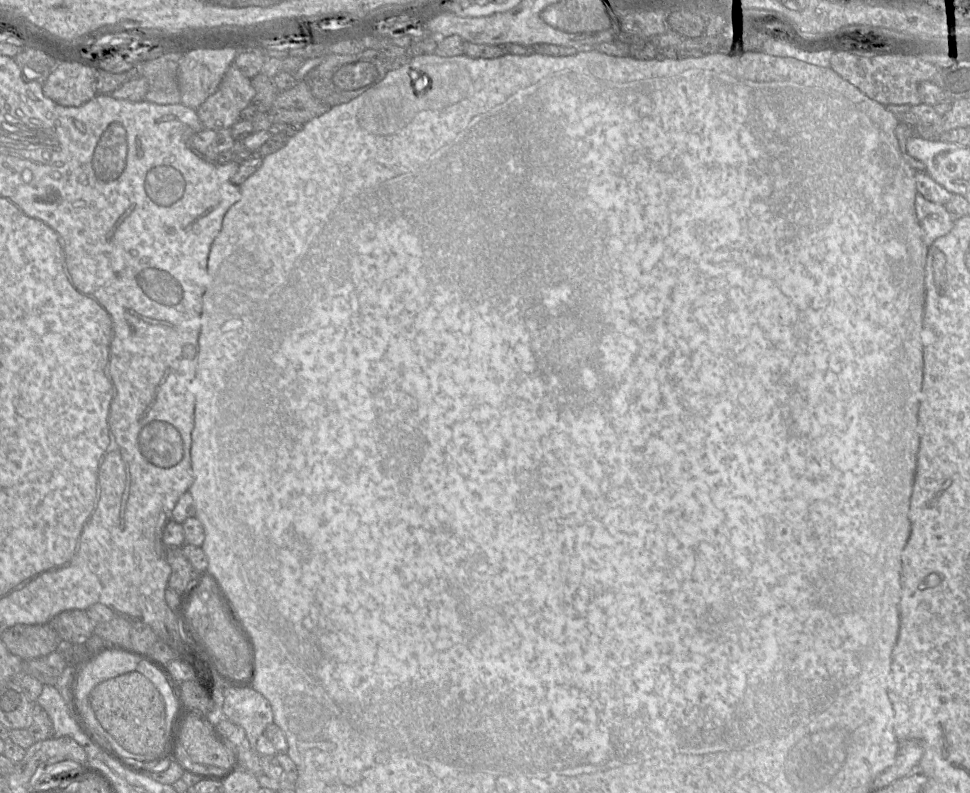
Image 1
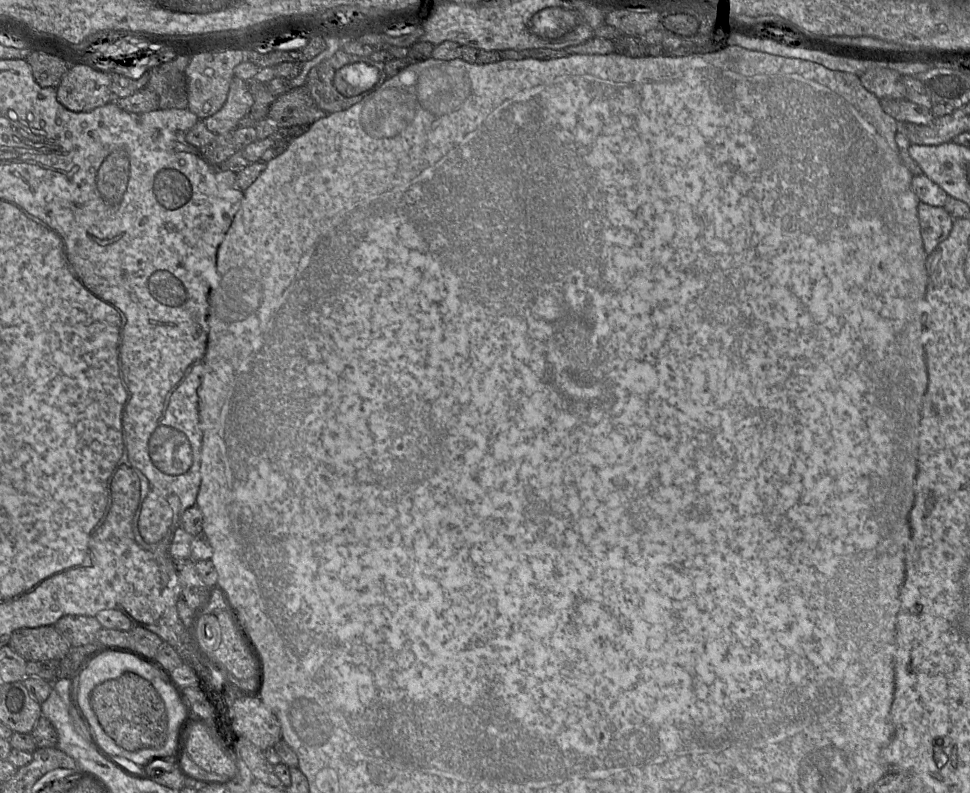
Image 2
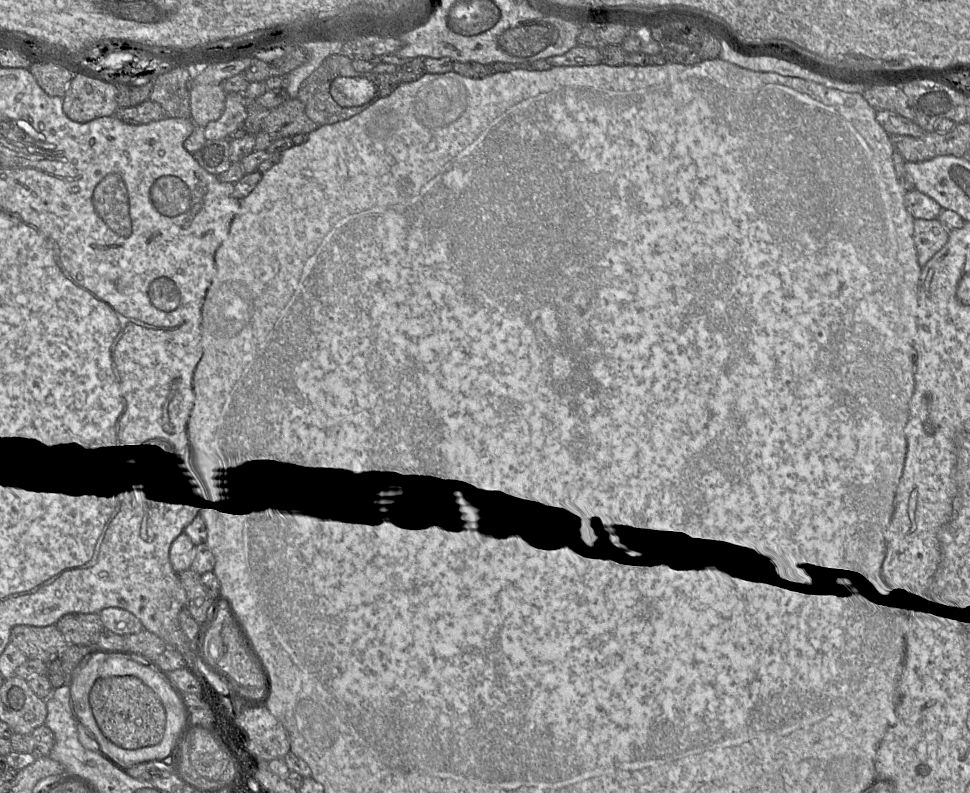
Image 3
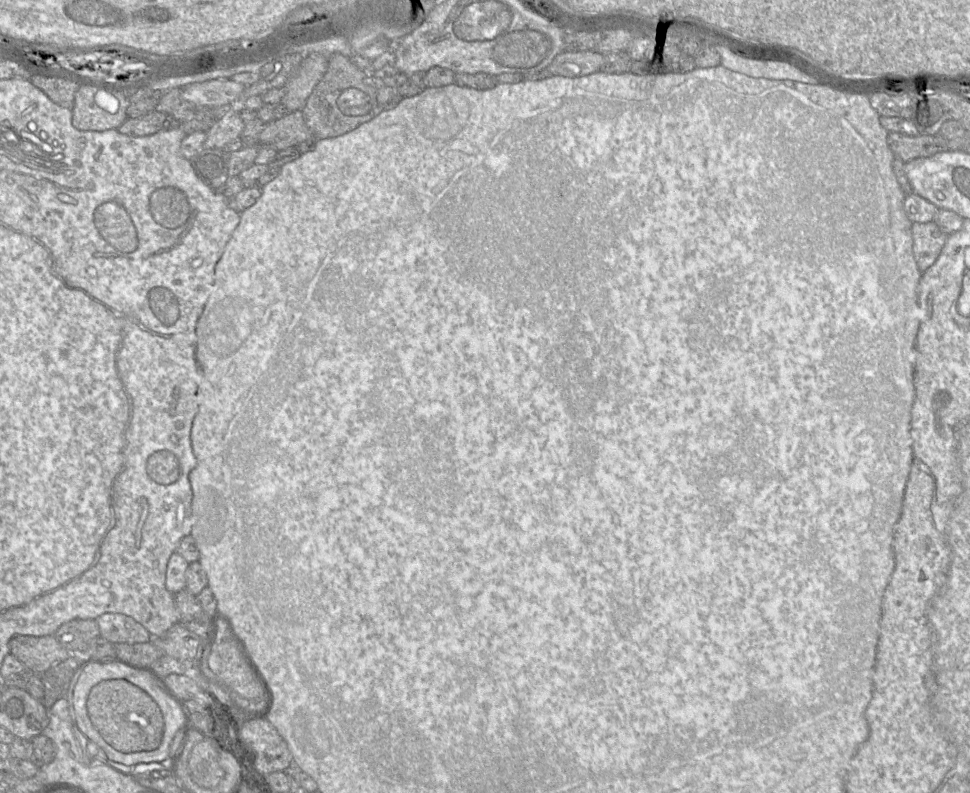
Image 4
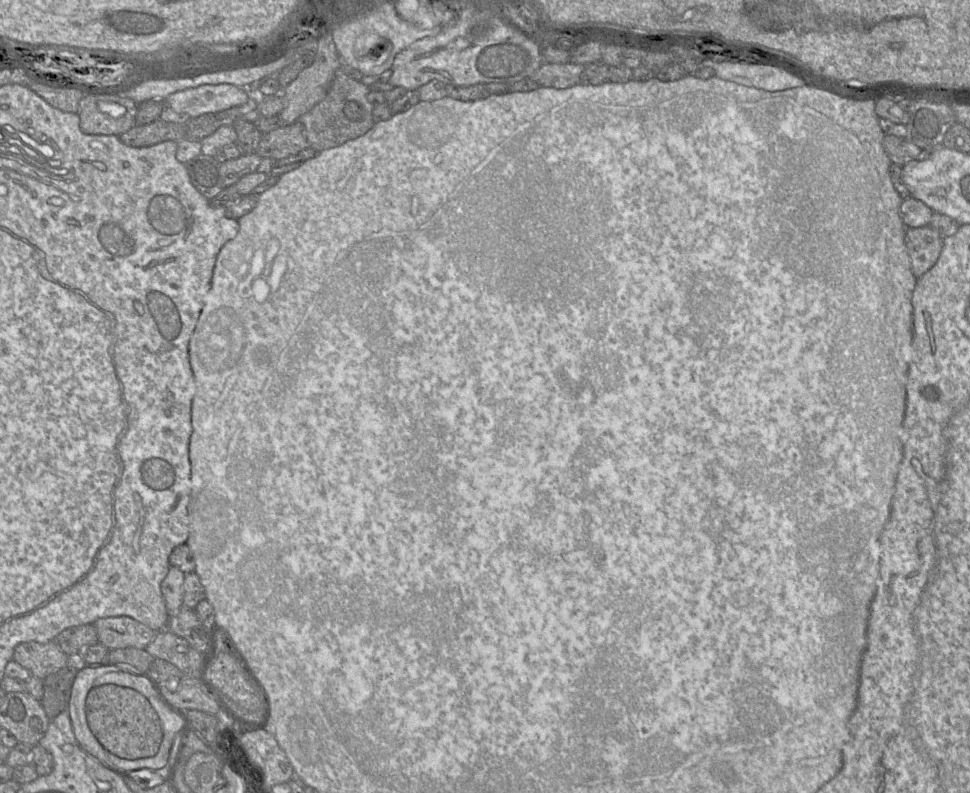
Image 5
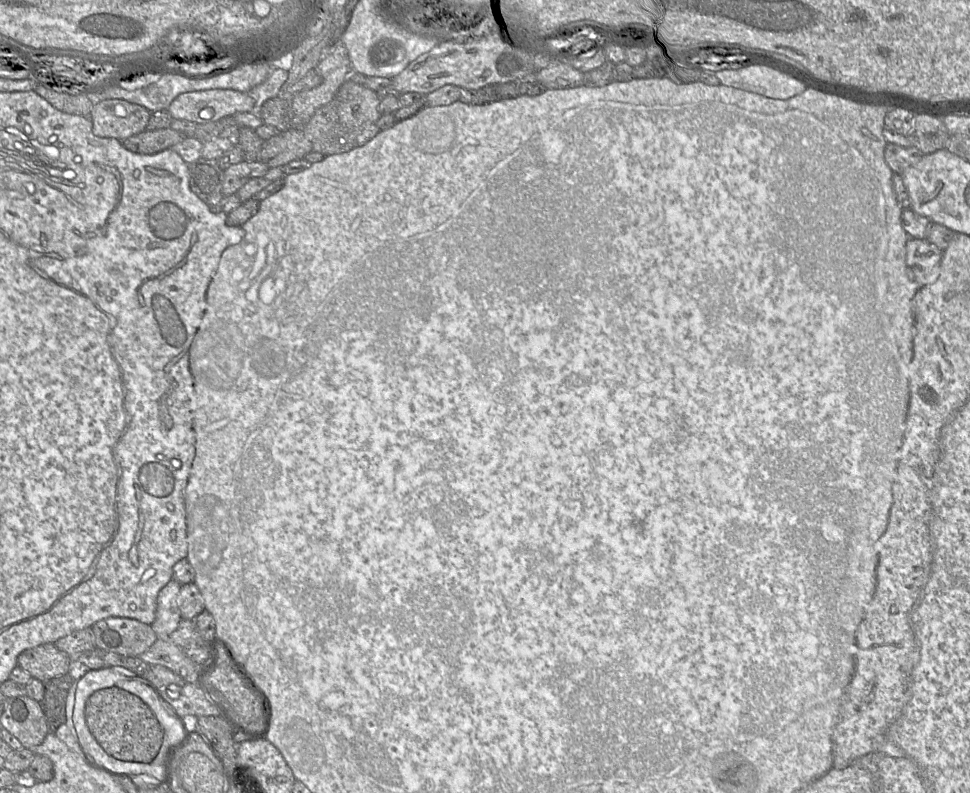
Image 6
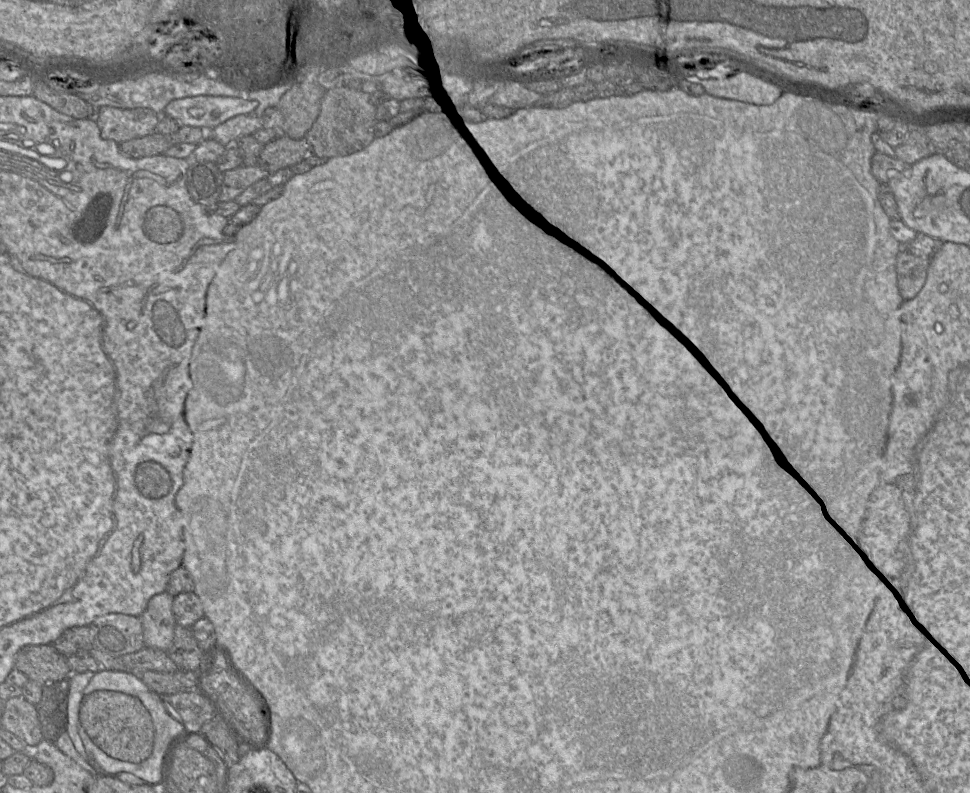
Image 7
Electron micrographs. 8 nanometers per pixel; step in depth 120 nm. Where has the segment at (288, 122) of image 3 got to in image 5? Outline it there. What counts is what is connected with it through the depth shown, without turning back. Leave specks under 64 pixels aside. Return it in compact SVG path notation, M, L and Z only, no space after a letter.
M299 122L282 125L262 135L257 148L260 157L281 160L307 148L308 141Z

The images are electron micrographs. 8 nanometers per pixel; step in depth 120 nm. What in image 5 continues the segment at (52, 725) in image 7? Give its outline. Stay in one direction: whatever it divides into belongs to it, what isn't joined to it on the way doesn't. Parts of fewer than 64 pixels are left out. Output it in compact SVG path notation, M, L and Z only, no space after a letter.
M66 666L43 679L40 703L50 720L67 710L77 672L75 668Z

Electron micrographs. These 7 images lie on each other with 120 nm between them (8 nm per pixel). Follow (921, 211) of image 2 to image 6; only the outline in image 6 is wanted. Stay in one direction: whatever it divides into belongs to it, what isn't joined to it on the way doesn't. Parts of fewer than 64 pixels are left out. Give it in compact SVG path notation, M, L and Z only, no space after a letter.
M909 238L906 243L906 264L919 288L933 282L939 273L943 251L927 239Z

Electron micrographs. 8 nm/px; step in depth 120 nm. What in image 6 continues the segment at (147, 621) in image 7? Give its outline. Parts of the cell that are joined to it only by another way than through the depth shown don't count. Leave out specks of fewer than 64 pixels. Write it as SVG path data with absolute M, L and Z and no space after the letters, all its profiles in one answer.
M172 579L158 594L156 615L151 624L158 638L169 638L182 619L178 607L178 595L181 586L176 580Z

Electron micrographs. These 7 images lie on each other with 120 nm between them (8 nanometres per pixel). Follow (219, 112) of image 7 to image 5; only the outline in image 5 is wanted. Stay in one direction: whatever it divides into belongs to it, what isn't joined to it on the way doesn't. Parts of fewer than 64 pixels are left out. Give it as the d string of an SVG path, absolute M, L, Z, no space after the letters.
M232 84L201 85L169 95L165 105L177 113L195 118L241 106L249 98L248 92Z

